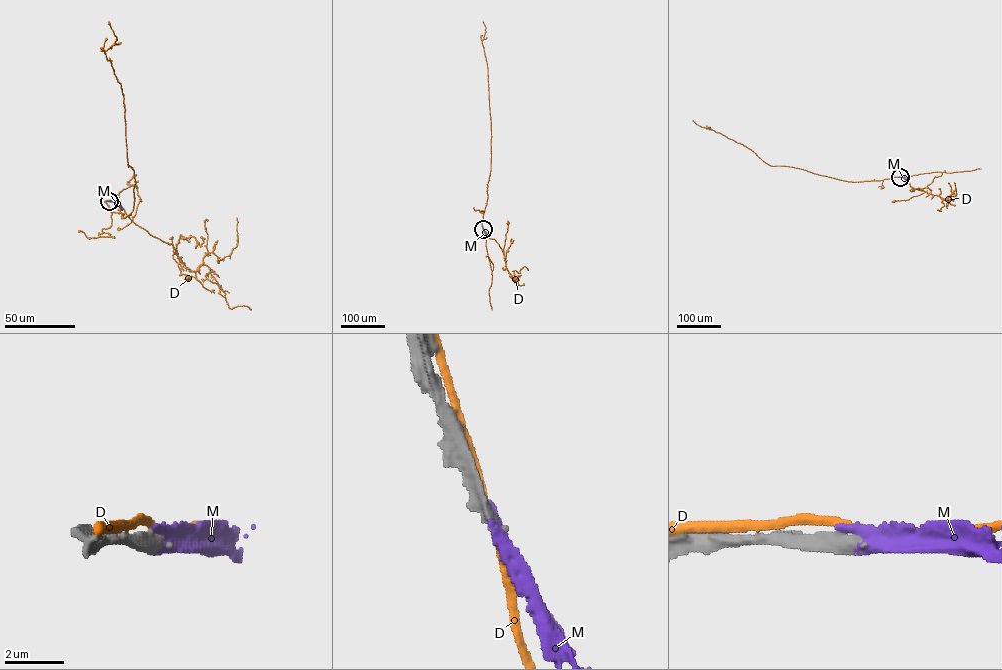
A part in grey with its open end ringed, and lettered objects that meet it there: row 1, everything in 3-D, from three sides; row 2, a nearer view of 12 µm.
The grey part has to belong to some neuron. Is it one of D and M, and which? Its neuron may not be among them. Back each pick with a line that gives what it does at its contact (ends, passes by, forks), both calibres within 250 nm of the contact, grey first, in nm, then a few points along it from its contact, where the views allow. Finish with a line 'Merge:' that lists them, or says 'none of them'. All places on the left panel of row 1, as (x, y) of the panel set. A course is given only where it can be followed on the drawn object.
M: it passes by; calibres 500 and 320 nm; course (109, 201), (122, 208)
Merge: M

